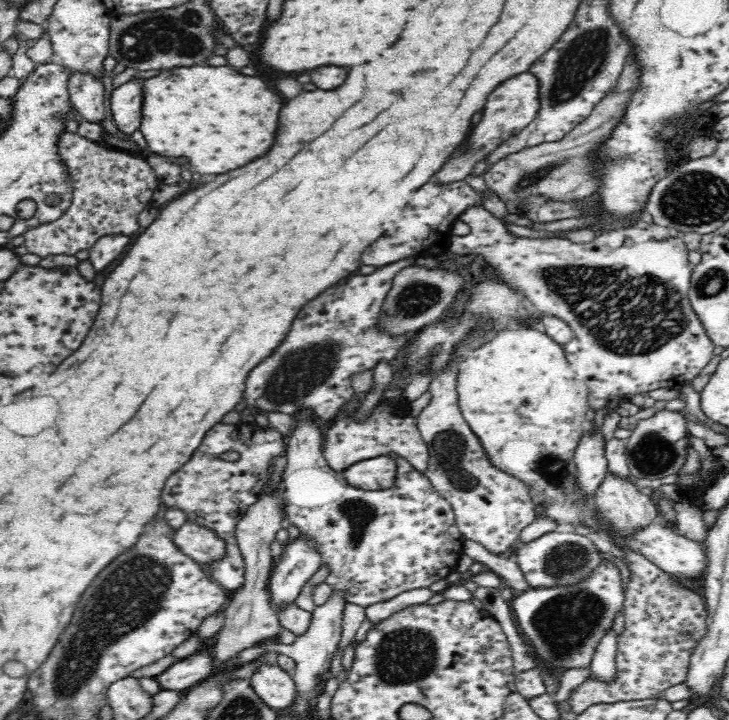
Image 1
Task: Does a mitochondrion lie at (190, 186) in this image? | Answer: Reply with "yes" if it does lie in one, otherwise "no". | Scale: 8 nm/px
no

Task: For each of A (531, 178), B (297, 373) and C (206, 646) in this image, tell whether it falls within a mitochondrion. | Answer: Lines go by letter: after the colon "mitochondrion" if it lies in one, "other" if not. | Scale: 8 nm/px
A: mitochondrion
B: mitochondrion
C: other

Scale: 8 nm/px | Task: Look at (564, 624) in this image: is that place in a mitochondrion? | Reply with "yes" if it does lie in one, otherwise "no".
yes

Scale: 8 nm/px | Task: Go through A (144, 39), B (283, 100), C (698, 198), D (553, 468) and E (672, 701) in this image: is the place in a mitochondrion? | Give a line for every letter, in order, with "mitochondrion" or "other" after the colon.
A: mitochondrion
B: other
C: mitochondrion
D: mitochondrion
E: other

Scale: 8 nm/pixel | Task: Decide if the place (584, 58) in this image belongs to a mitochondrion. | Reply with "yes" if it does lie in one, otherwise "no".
yes

